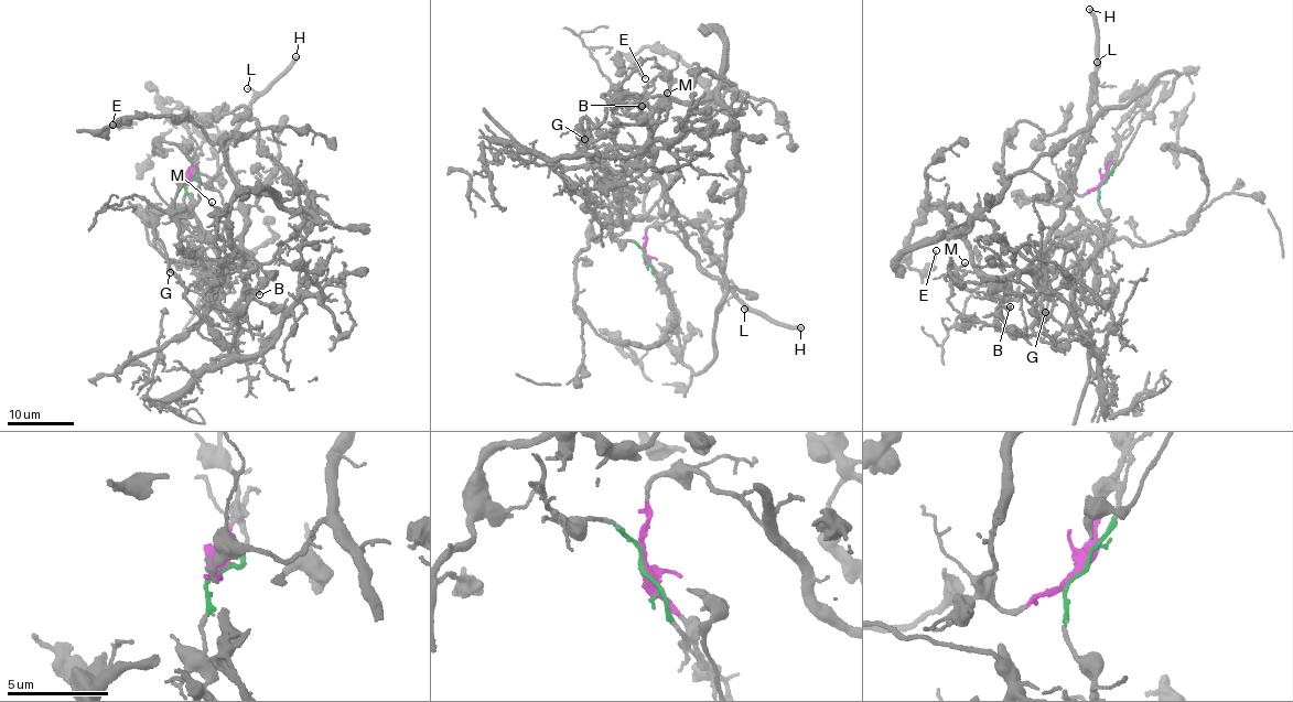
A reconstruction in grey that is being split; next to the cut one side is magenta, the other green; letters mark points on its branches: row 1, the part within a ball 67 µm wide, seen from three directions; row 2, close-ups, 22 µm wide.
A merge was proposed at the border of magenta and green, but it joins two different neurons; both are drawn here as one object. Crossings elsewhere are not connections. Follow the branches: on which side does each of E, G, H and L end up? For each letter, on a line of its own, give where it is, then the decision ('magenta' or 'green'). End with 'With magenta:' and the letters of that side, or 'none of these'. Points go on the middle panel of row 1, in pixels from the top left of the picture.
E: place (645, 78); green
G: place (584, 139); green
H: place (800, 327); magenta
L: place (744, 309); magenta
With magenta: H, L

